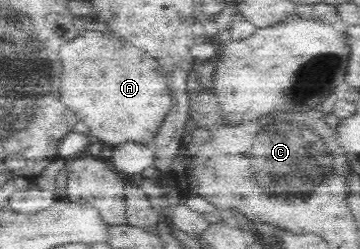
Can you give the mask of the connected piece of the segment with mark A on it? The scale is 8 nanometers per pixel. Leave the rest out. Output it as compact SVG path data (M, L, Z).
M95 29L85 30L71 41L63 43L60 57L63 61L61 99L65 107L73 111L75 117L81 119L99 141L114 146L125 143L149 145L169 111L169 89L165 85L165 75L153 57L135 49L131 43L120 39L119 36L101 33Z

